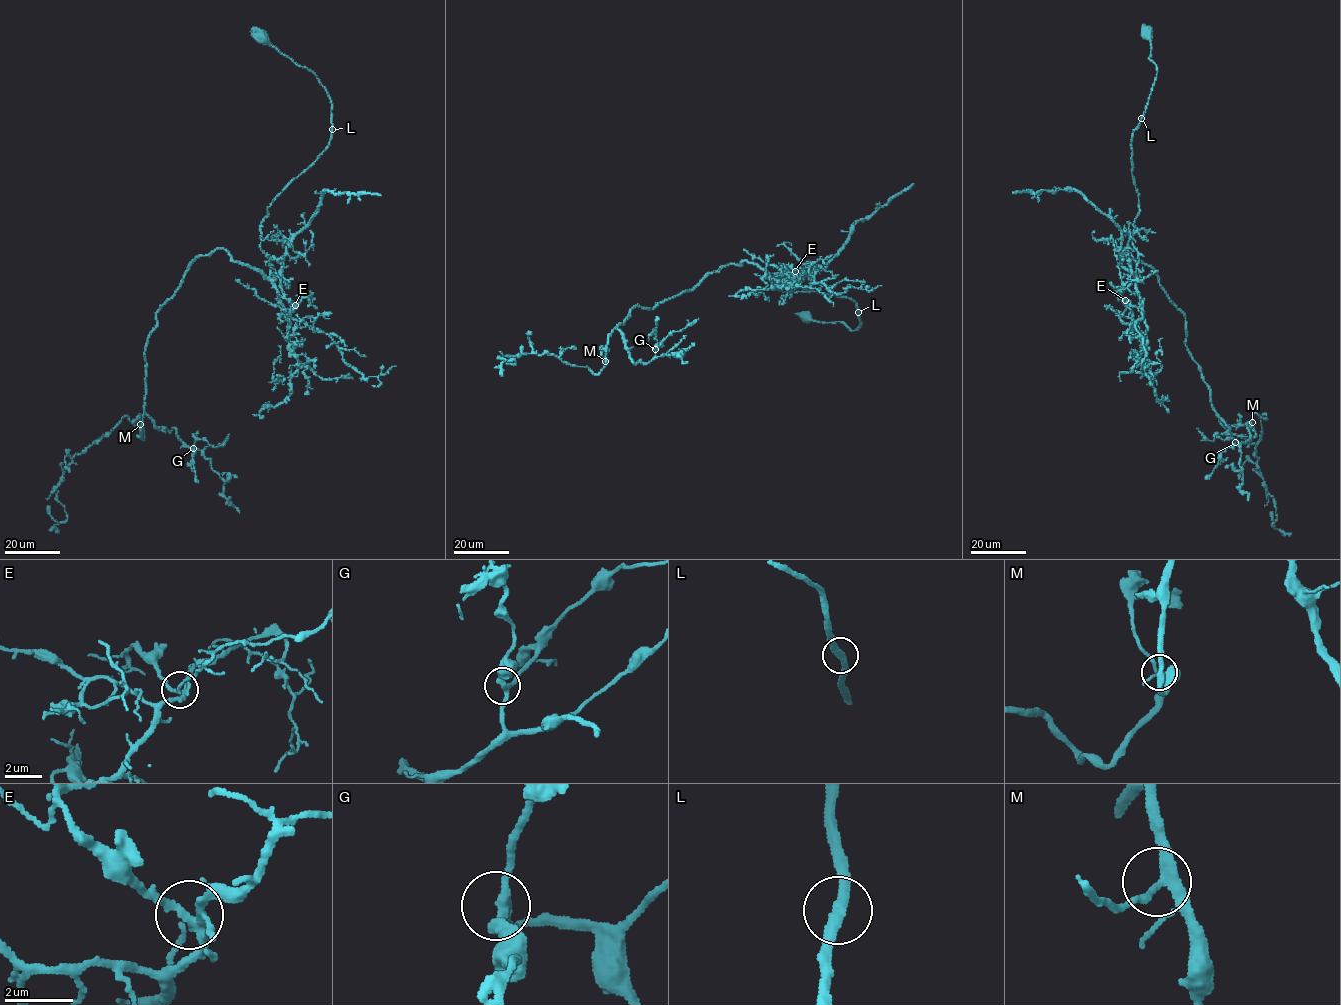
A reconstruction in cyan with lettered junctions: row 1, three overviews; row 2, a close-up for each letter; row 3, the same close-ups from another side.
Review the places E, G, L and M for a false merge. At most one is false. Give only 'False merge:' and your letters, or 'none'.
False merge: none

